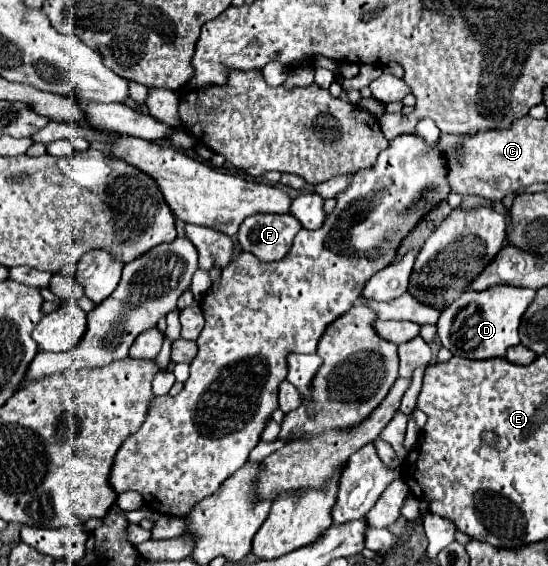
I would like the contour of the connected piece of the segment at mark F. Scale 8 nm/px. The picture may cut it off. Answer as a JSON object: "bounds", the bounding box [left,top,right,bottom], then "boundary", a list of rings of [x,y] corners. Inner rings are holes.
{"bounds":[238,213,302,263],"boundary":[[[256,213],[246,217],[238,229],[238,243],[244,251],[254,253],[260,261],[270,263],[282,259],[296,233],[302,227],[292,215],[274,215],[274,213]]]}

